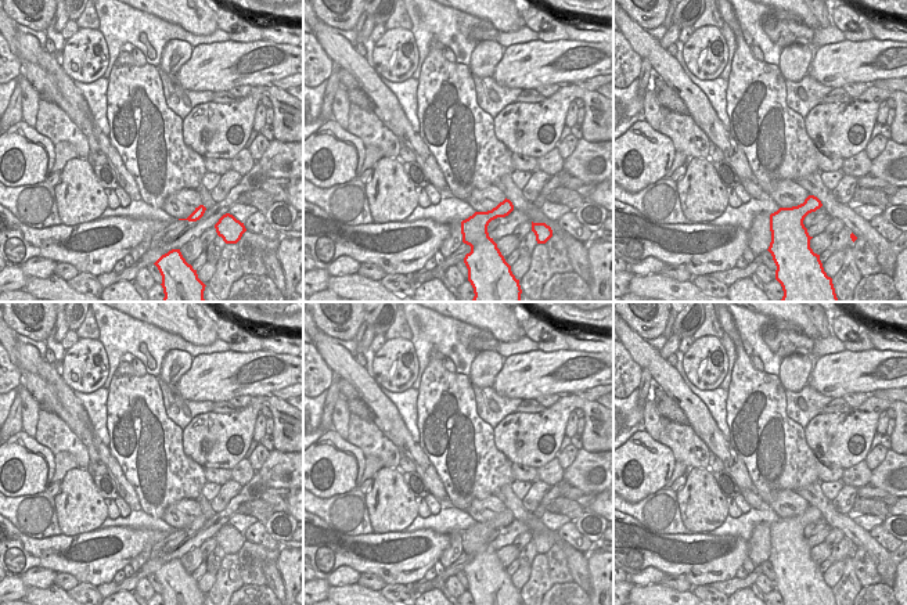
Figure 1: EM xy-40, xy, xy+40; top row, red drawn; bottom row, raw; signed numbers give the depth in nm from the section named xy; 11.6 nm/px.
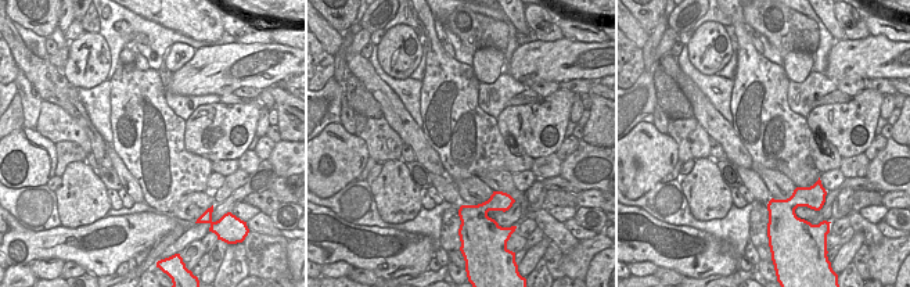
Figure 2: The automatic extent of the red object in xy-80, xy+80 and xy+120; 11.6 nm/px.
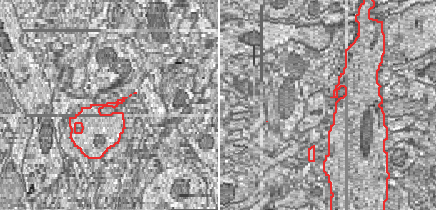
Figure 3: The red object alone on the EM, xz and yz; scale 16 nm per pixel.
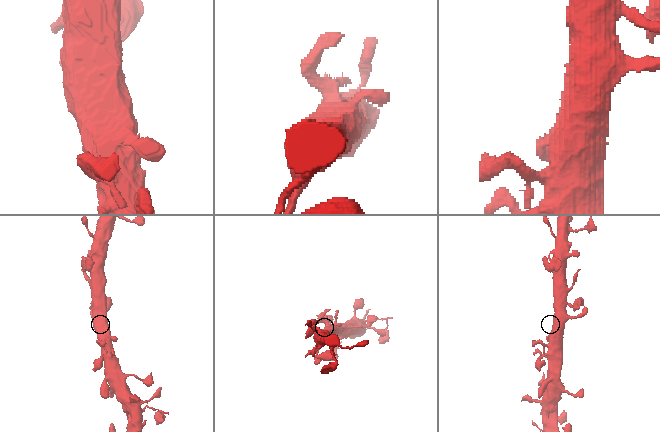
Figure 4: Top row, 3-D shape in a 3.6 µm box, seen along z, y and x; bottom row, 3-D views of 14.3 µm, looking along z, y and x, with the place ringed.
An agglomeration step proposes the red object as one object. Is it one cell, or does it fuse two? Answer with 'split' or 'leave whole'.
leave whole

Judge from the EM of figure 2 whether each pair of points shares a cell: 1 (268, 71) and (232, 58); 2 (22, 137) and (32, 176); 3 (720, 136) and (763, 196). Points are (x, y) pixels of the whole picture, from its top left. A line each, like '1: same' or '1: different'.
1: same
2: same
3: different

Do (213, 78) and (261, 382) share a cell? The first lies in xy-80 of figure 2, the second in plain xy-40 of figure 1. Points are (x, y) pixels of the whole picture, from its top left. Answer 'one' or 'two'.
one

